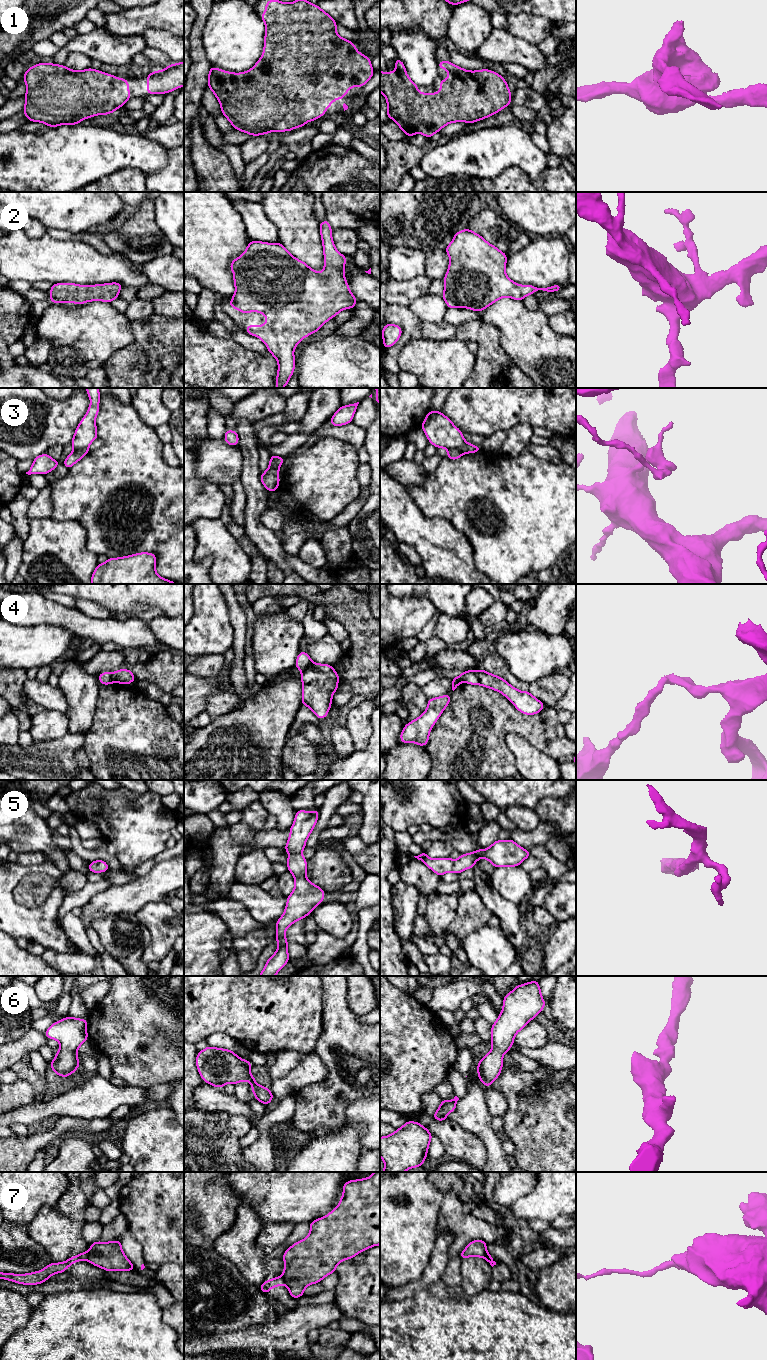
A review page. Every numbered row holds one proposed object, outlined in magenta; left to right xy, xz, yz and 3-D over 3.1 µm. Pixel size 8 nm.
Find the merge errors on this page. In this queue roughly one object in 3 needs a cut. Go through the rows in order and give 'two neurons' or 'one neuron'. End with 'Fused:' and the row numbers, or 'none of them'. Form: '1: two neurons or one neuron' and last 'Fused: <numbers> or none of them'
1: one neuron
2: one neuron
3: two neurons
4: two neurons
5: one neuron
6: one neuron
7: two neurons
Fused: 3, 4, 7

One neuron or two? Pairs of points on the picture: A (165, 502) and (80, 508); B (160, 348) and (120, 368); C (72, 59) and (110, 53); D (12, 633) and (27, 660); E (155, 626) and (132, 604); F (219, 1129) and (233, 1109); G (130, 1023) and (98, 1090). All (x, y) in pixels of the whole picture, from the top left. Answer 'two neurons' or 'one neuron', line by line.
A: one neuron
B: one neuron
C: two neurons
D: one neuron
E: two neurons
F: two neurons
G: two neurons

